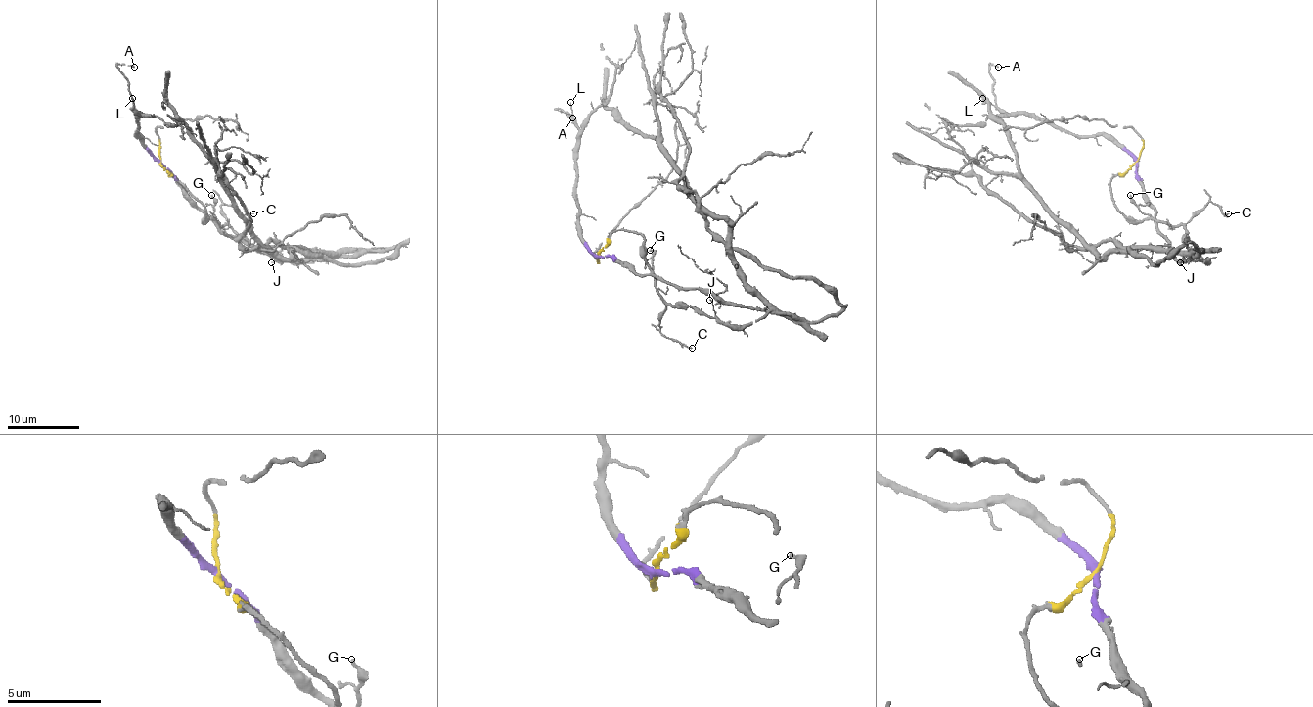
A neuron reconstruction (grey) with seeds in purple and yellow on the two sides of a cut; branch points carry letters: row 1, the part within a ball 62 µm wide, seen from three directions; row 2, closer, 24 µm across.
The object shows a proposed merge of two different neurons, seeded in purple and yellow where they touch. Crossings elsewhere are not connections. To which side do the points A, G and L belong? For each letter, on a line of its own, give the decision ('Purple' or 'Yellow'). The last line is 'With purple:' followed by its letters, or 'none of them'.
A: Purple
G: Yellow
L: Purple
With purple: A, L

